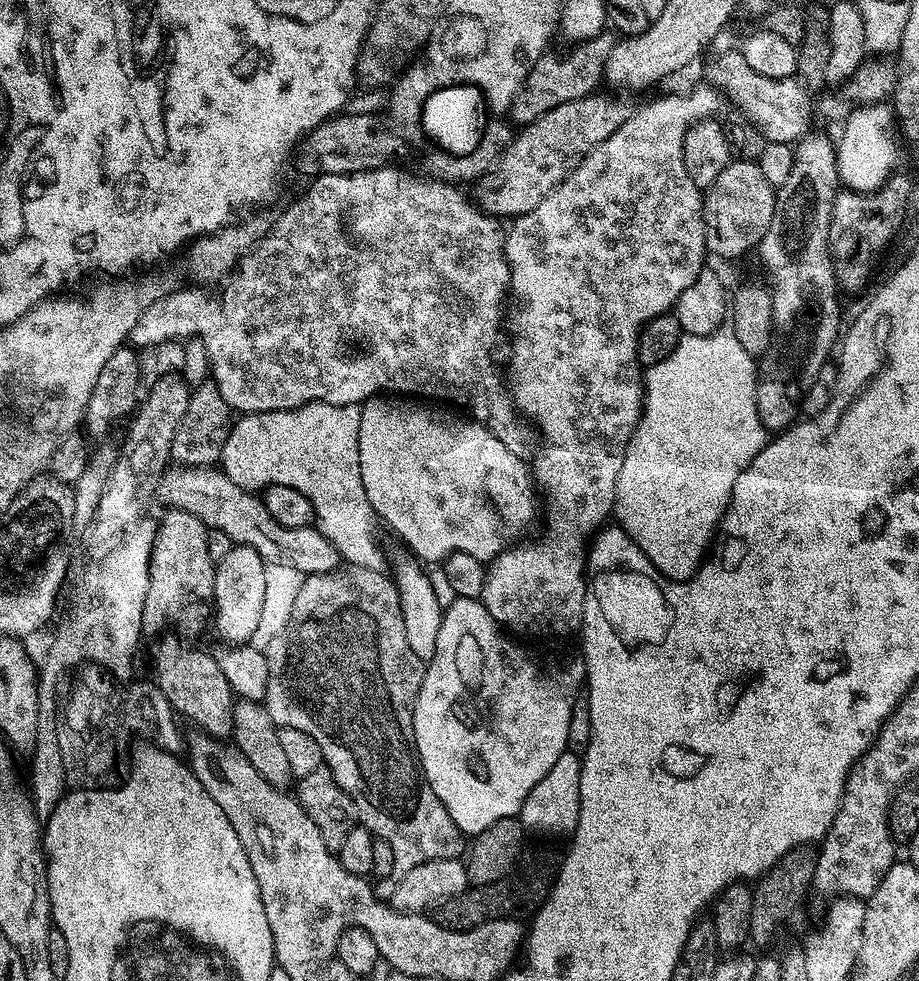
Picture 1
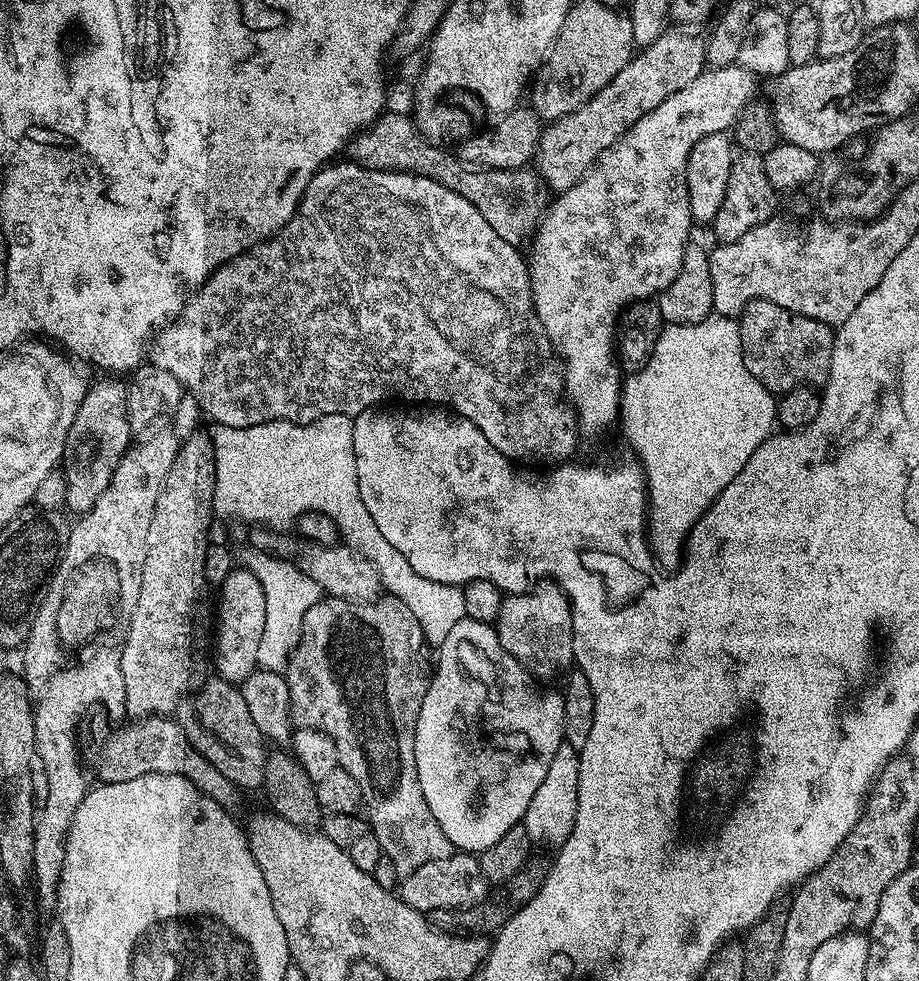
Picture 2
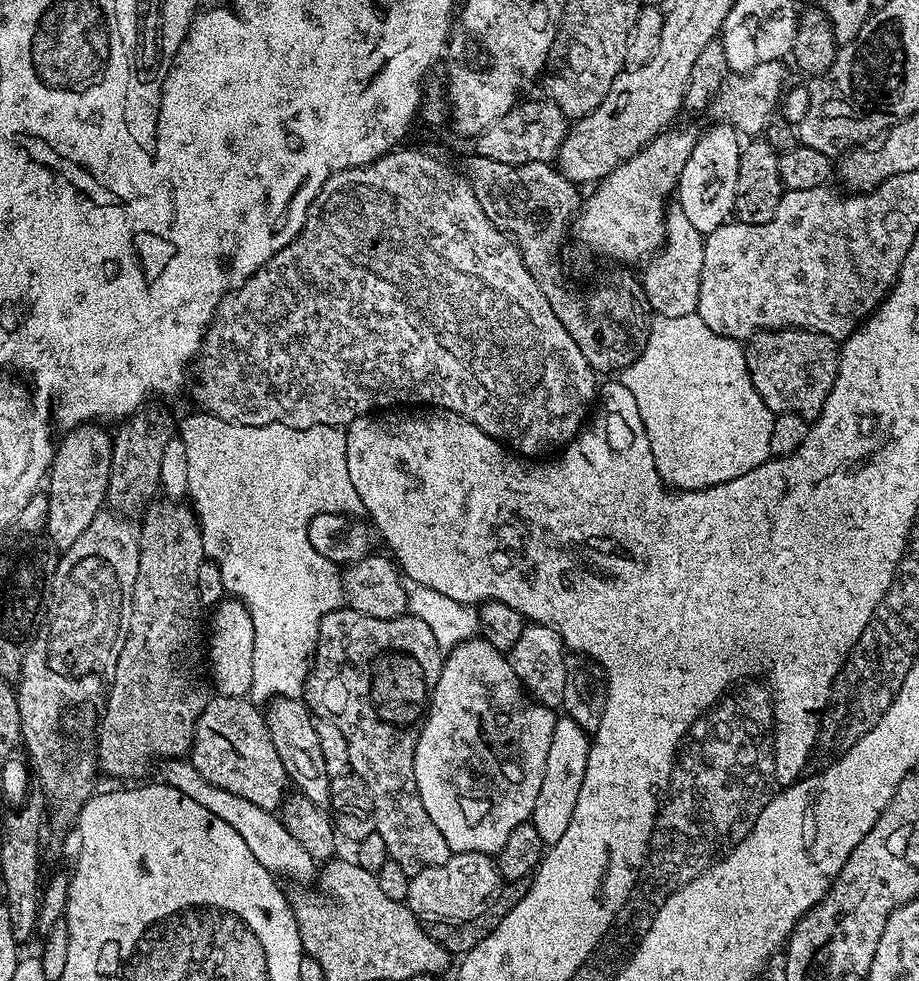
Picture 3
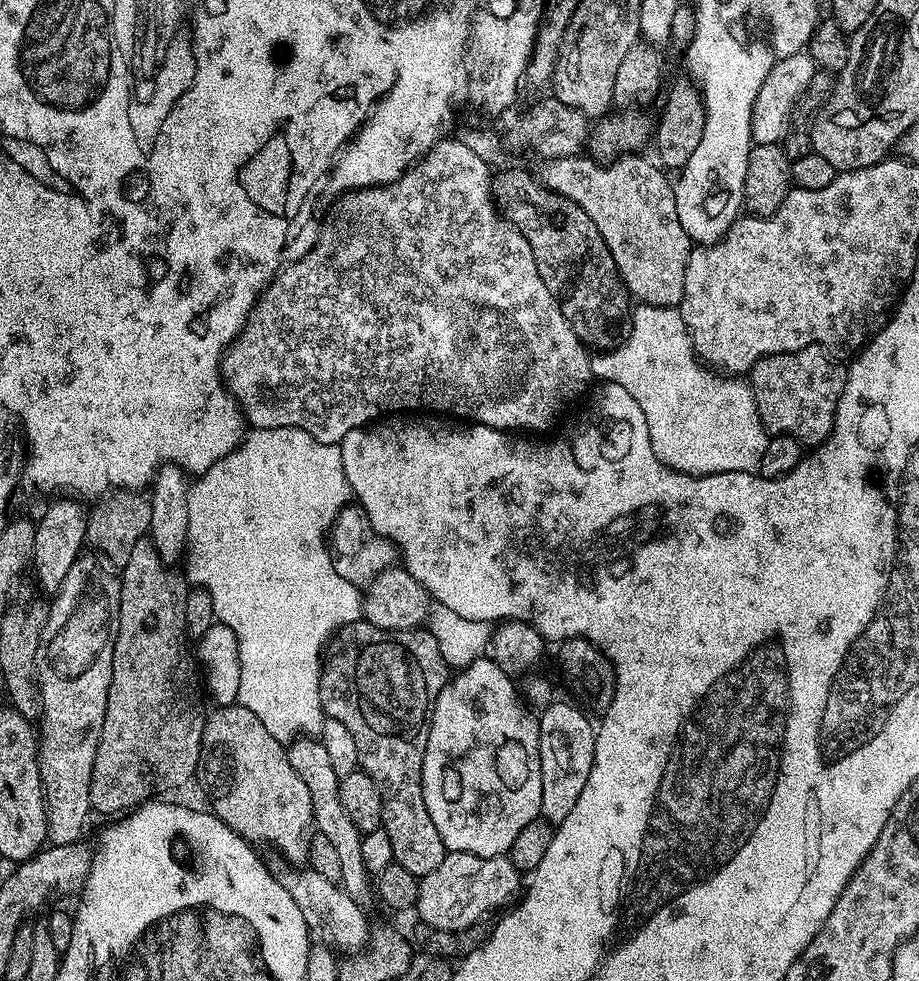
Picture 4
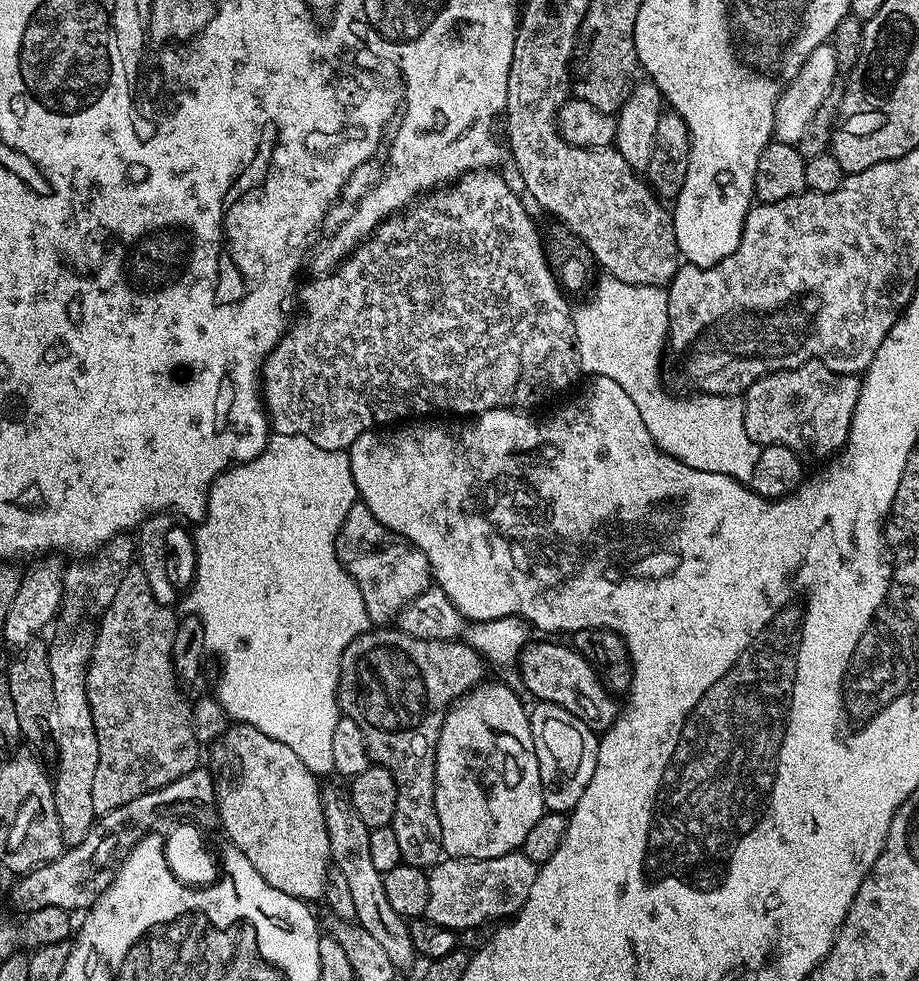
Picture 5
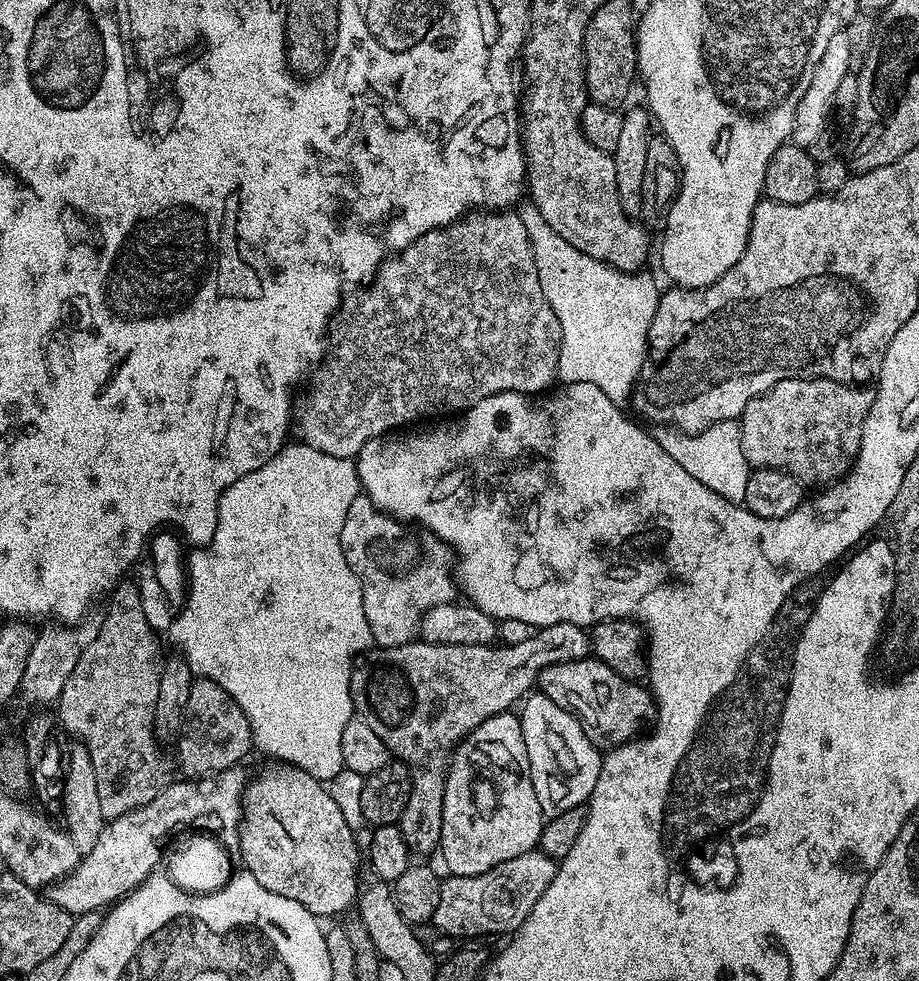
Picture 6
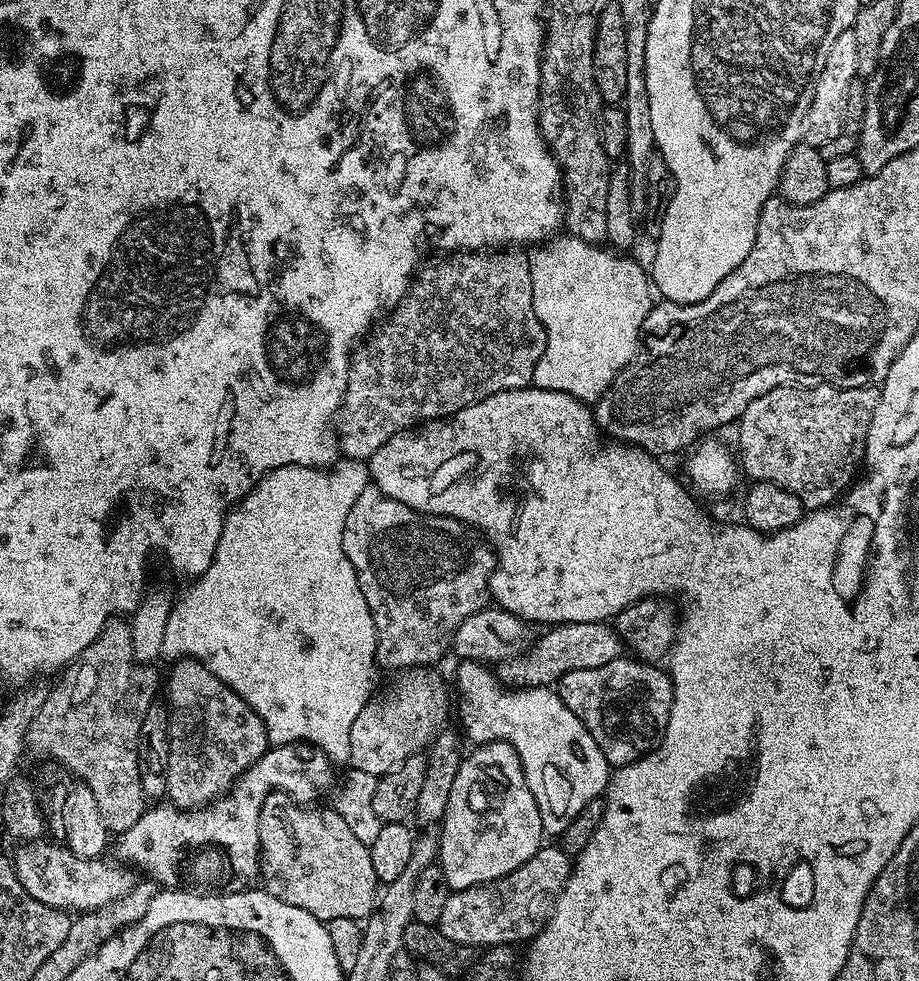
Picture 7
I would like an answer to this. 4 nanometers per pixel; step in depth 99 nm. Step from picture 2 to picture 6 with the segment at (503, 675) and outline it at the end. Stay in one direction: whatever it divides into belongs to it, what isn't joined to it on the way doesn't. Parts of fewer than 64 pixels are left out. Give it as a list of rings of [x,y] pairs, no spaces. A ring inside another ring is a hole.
[[[506,711],[486,718],[461,740],[448,766],[446,798],[442,798],[442,838],[438,849],[439,855],[444,855],[447,871],[453,876],[484,874],[502,862],[510,862],[510,858],[518,858],[518,854],[533,851],[540,843],[545,819],[538,794],[534,794],[519,715]]]

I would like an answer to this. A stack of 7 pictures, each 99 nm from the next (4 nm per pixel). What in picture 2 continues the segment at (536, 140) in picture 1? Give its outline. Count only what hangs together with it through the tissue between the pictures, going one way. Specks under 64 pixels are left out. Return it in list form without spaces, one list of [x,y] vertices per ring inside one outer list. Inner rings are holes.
[[[669,30],[655,37],[643,49],[645,52],[641,56],[640,53],[633,55],[632,61],[622,66],[608,87],[603,88],[589,103],[551,121],[541,131],[534,168],[549,191],[559,194],[576,185],[602,153],[626,135],[638,118],[650,114],[650,110],[654,110],[654,106],[661,104],[667,96],[678,94],[678,90],[690,86],[698,74],[705,72],[705,37],[695,36],[692,30],[676,31],[680,32]]]

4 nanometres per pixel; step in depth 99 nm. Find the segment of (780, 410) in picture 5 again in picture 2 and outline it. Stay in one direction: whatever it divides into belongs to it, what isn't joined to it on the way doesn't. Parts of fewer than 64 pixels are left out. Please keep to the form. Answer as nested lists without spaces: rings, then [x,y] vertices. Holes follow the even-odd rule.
[[[752,299],[738,317],[739,341],[746,370],[774,396],[803,386],[822,386],[833,364],[835,329],[778,306],[772,300]]]

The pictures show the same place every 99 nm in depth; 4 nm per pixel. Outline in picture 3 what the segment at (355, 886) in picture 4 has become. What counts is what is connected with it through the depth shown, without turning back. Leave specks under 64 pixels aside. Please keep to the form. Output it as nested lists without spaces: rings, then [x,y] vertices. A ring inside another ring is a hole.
[[[277,698],[267,701],[264,721],[270,730],[270,738],[274,738],[278,758],[282,758],[282,766],[295,791],[310,798],[314,806],[327,809],[332,803],[332,777],[326,774],[326,761],[322,758],[322,750],[318,750],[316,720],[308,711],[308,705],[300,698]]]

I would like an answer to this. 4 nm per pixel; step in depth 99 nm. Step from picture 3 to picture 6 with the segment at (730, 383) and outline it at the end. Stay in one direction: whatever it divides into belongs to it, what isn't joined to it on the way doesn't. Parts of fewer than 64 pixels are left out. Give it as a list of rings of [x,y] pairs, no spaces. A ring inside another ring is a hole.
[[[524,202],[518,208],[520,217],[522,218],[522,226],[526,226],[526,234],[530,234],[530,246],[534,250],[534,266],[538,266],[538,282],[542,286],[542,294],[546,298],[546,302],[550,302],[550,310],[554,310],[554,314],[560,323],[560,353],[558,354],[558,366],[556,367],[556,375],[564,384],[573,384],[574,382],[598,382],[600,389],[606,393],[611,400],[620,402],[631,397],[637,380],[640,379],[640,368],[644,365],[644,353],[648,347],[648,331],[650,330],[650,322],[654,322],[654,314],[660,305],[662,295],[661,289],[656,289],[656,284],[647,276],[647,271],[639,272],[619,272],[616,268],[611,268],[608,264],[604,264],[601,260],[590,258],[586,254],[582,254],[582,250],[578,250],[578,246],[570,246],[570,242],[566,242],[566,238],[562,238],[562,234],[558,234],[550,227],[550,222],[546,222],[546,218],[542,218],[542,214],[538,210],[538,206],[531,202]],[[723,420],[711,424],[701,432],[681,432],[675,428],[660,426],[655,429],[654,435],[662,450],[690,474],[690,478],[698,478],[702,486],[710,486],[722,498],[730,502],[743,505],[746,498],[746,482],[750,475],[750,465],[742,452],[742,438],[740,425],[736,420]]]

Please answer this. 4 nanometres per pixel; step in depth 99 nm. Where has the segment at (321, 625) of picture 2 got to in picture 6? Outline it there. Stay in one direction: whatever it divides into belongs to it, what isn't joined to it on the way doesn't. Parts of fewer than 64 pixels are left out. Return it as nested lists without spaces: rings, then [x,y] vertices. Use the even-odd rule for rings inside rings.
[[[558,622],[554,626],[533,631],[531,634],[533,636],[528,636],[525,640],[516,640],[513,644],[502,645],[501,648],[496,648],[495,643],[466,646],[465,644],[427,644],[426,641],[417,639],[413,643],[394,646],[393,648],[373,647],[356,657],[352,665],[352,677],[350,678],[350,694],[352,695],[352,706],[355,715],[364,720],[366,726],[370,726],[370,730],[374,730],[374,734],[378,734],[378,738],[382,738],[382,742],[388,747],[389,753],[395,759],[402,761],[407,766],[408,771],[412,773],[412,785],[406,802],[406,810],[402,810],[402,818],[398,826],[402,830],[402,838],[406,838],[406,846],[414,854],[420,854],[420,852],[435,853],[440,847],[440,839],[442,838],[442,798],[446,798],[448,766],[452,762],[452,753],[456,751],[456,747],[460,745],[461,740],[469,736],[486,718],[497,716],[499,712],[515,709],[537,687],[542,670],[546,670],[546,666],[554,666],[558,662],[582,660],[589,655],[590,636],[581,625]]]

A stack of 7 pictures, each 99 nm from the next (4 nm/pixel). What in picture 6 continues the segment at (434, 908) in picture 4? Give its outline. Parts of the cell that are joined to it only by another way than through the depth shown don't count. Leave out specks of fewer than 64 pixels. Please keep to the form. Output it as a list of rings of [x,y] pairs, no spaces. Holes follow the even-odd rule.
[[[533,850],[526,854],[518,854],[518,858],[510,858],[510,862],[502,862],[484,874],[473,876],[453,876],[441,879],[440,893],[438,894],[438,910],[434,910],[431,923],[436,927],[437,933],[449,938],[456,936],[496,936],[499,932],[511,934],[526,922],[530,910],[534,910],[534,902],[546,894],[546,886],[554,882],[557,861],[551,860],[545,852]]]

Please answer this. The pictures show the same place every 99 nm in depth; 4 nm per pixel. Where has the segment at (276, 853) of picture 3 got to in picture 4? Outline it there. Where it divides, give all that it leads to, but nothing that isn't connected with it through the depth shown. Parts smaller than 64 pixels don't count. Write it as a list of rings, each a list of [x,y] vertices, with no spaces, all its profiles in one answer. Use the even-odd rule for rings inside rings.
[[[290,868],[279,875],[280,884],[298,905],[302,918],[306,921],[309,935],[317,942],[346,954],[356,954],[367,947],[372,926],[364,914],[365,909],[352,898],[339,884],[333,884],[328,878],[309,868]]]

